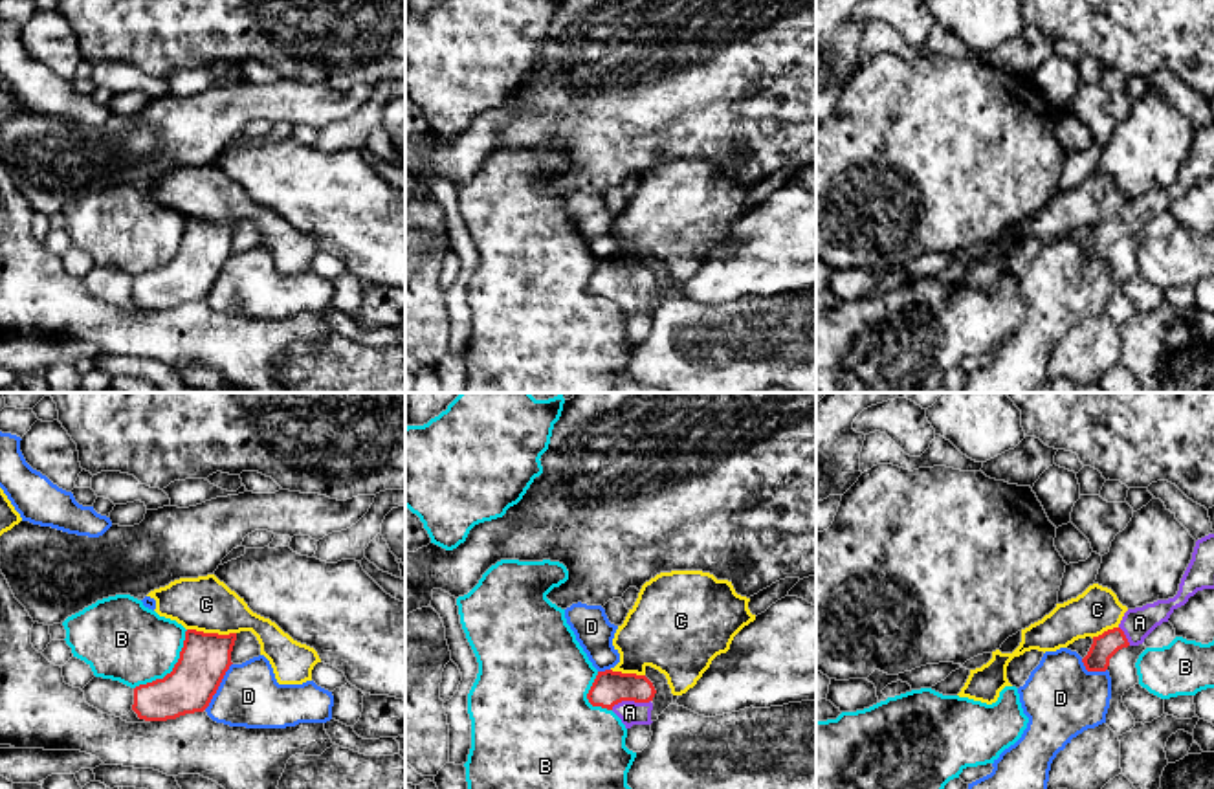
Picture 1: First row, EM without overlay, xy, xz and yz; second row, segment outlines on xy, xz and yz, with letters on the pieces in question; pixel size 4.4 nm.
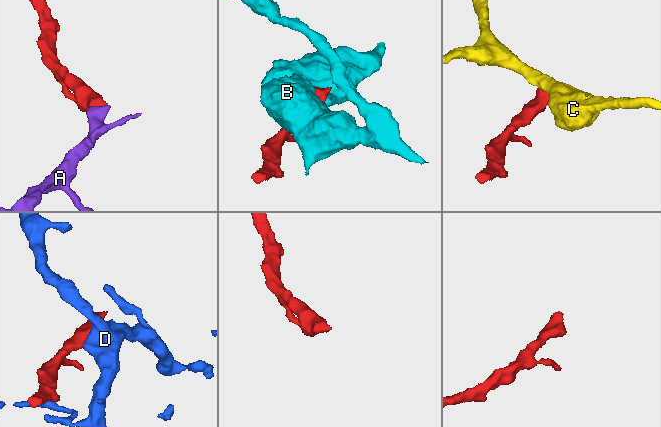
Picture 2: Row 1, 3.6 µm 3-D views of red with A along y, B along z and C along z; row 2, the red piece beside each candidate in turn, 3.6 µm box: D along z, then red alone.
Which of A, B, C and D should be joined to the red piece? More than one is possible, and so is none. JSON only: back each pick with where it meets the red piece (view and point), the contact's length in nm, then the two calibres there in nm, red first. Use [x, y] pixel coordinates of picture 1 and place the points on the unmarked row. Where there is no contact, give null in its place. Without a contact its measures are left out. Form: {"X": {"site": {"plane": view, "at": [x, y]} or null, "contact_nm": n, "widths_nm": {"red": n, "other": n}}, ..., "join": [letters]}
{"A": {"site": {"plane": "xz", "at": [629, 288]}, "contact_nm": 180, "widths_nm": {"red": 150, "other": 100}}, "join": ["A"]}

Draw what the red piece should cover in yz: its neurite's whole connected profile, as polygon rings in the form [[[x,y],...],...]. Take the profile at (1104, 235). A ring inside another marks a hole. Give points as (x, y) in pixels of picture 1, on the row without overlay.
[[[1214,123],[1196,130],[1192,149],[1174,187],[1128,198],[1117,217],[1093,226],[1087,244],[1082,248],[1086,259],[1106,261],[1109,248],[1119,239],[1142,233],[1157,215],[1168,211],[1177,196],[1185,194],[1190,185],[1203,178],[1214,178]]]

